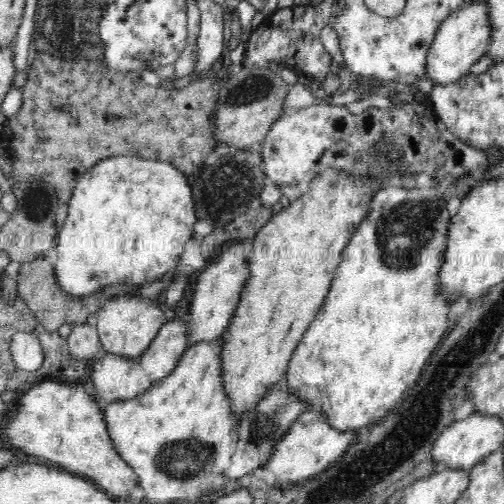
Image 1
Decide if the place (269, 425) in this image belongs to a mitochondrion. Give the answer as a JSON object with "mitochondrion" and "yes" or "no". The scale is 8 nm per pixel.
{"mitochondrion":"yes"}

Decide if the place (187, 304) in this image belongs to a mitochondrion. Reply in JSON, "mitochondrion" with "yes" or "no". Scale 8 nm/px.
{"mitochondrion":"no"}

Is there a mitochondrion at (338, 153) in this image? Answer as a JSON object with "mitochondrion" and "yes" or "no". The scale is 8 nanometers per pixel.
{"mitochondrion":"no"}

